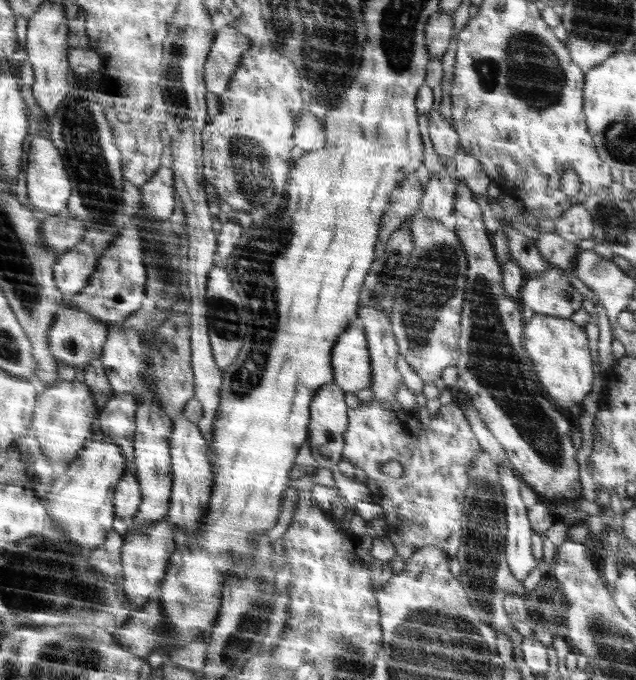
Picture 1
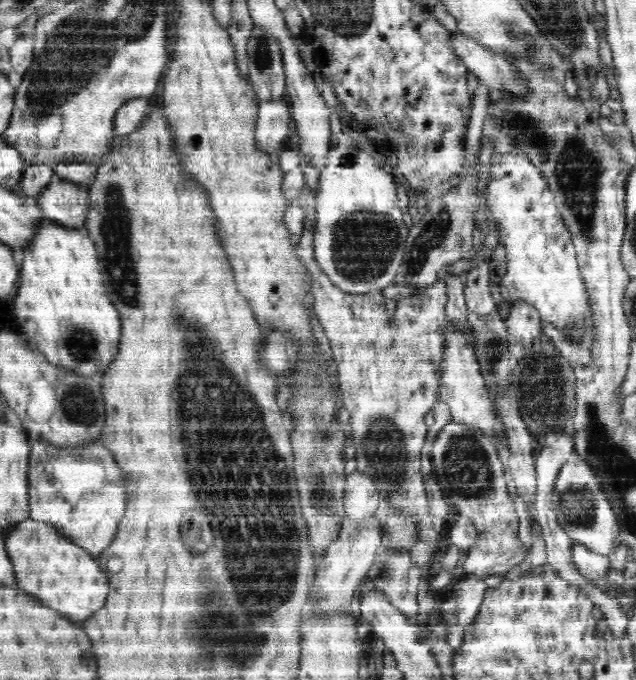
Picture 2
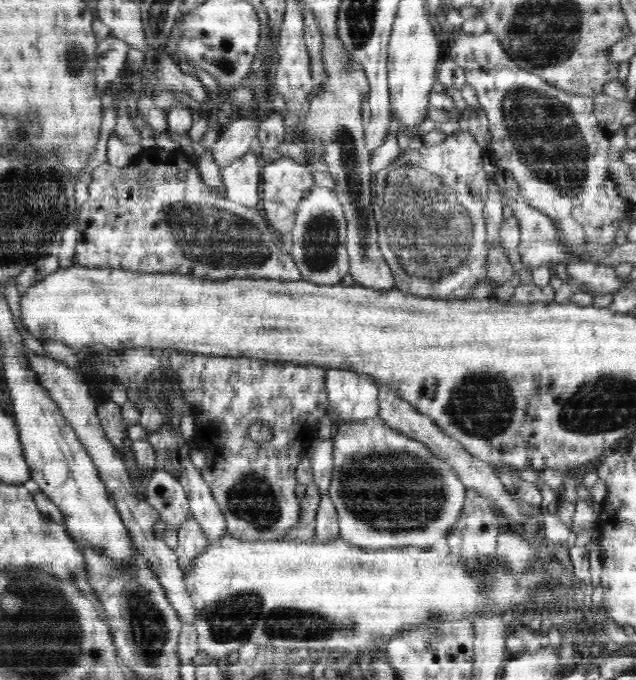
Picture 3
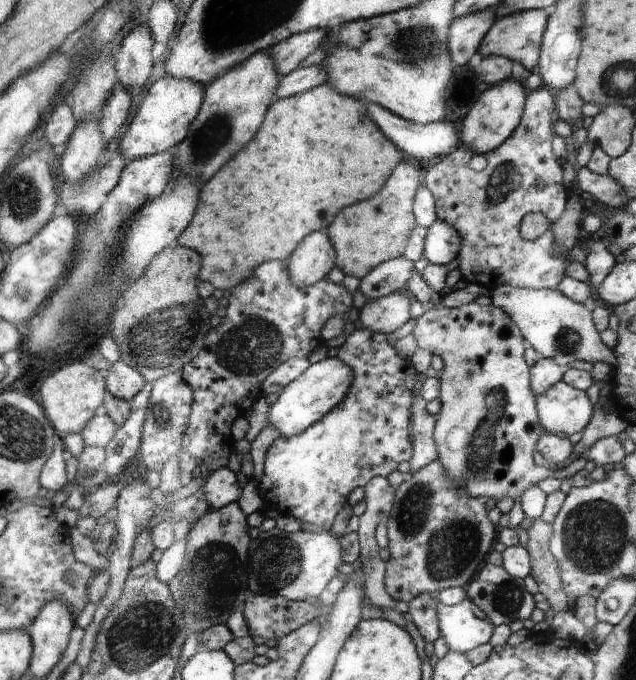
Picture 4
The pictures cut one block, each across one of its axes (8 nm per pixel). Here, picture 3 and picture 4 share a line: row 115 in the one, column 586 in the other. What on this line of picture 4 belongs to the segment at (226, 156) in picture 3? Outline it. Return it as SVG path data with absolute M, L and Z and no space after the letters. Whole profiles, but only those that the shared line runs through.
M603 240L592 241L588 246L585 266L590 276L588 285L595 292L617 262Z

